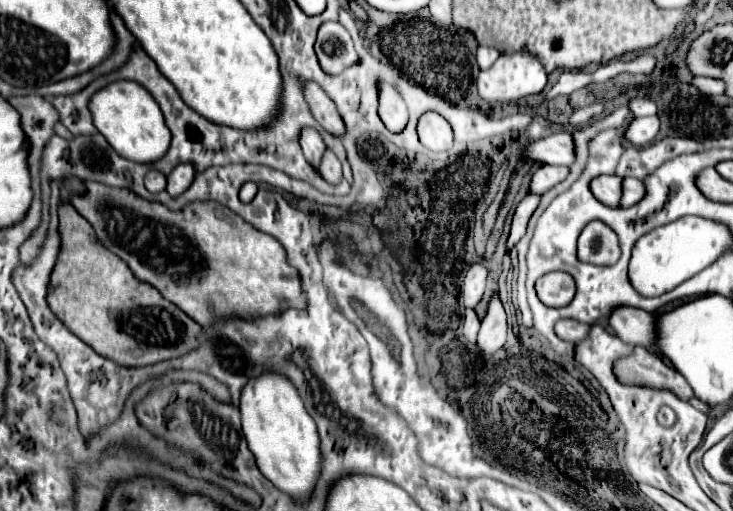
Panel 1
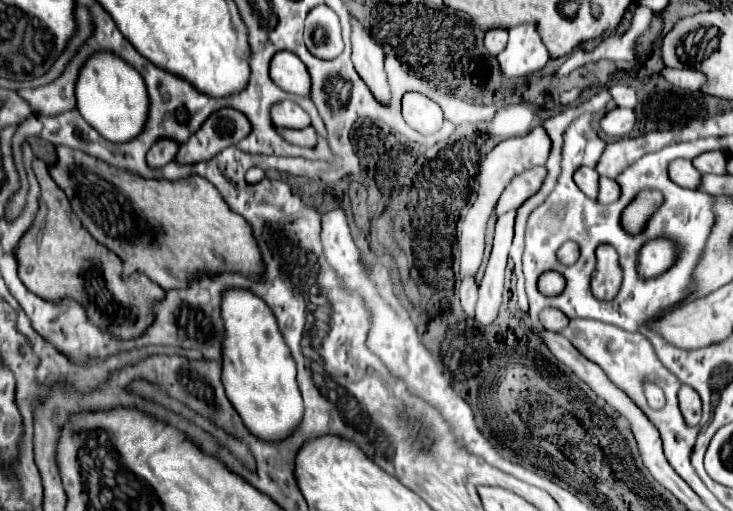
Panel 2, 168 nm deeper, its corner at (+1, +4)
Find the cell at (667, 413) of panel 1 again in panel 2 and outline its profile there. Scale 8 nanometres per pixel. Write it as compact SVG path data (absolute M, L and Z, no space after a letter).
M645 381L645 383L643 383L643 391L645 391L645 397L647 397L647 403L649 403L653 409L661 409L661 405L665 403L663 391L661 391L657 385L653 385L651 381Z

